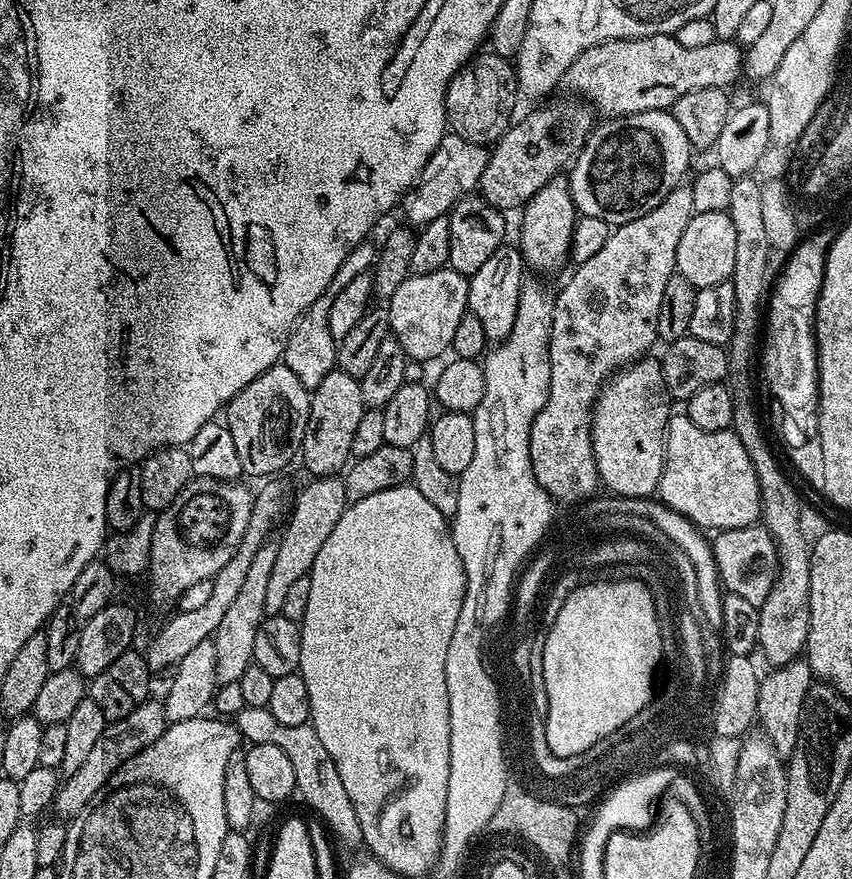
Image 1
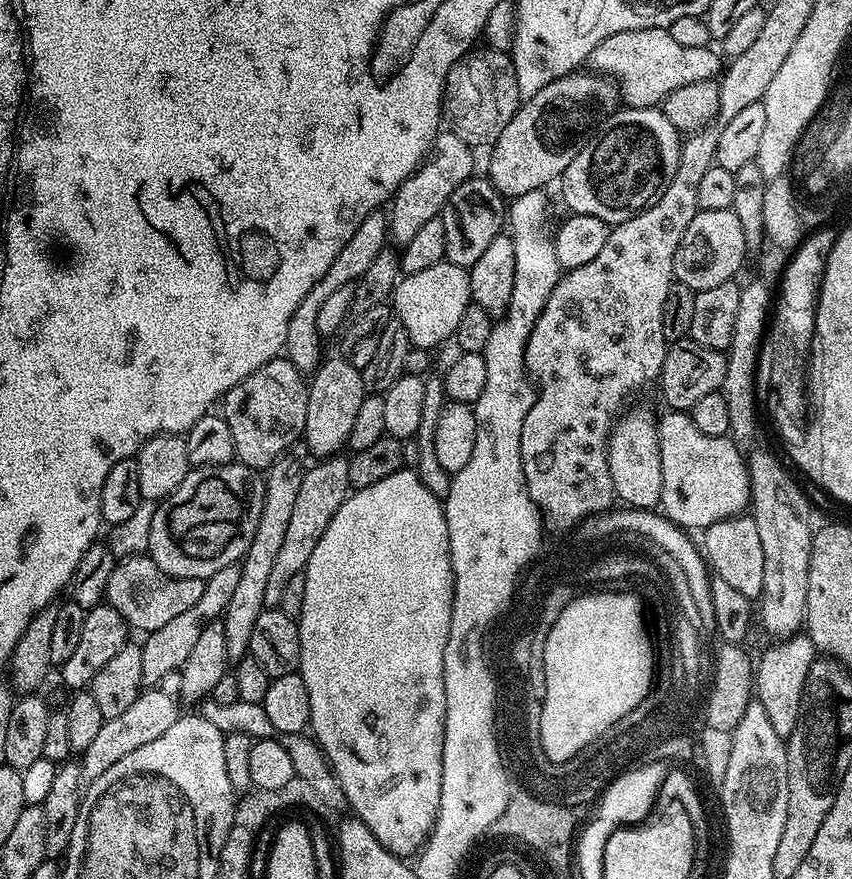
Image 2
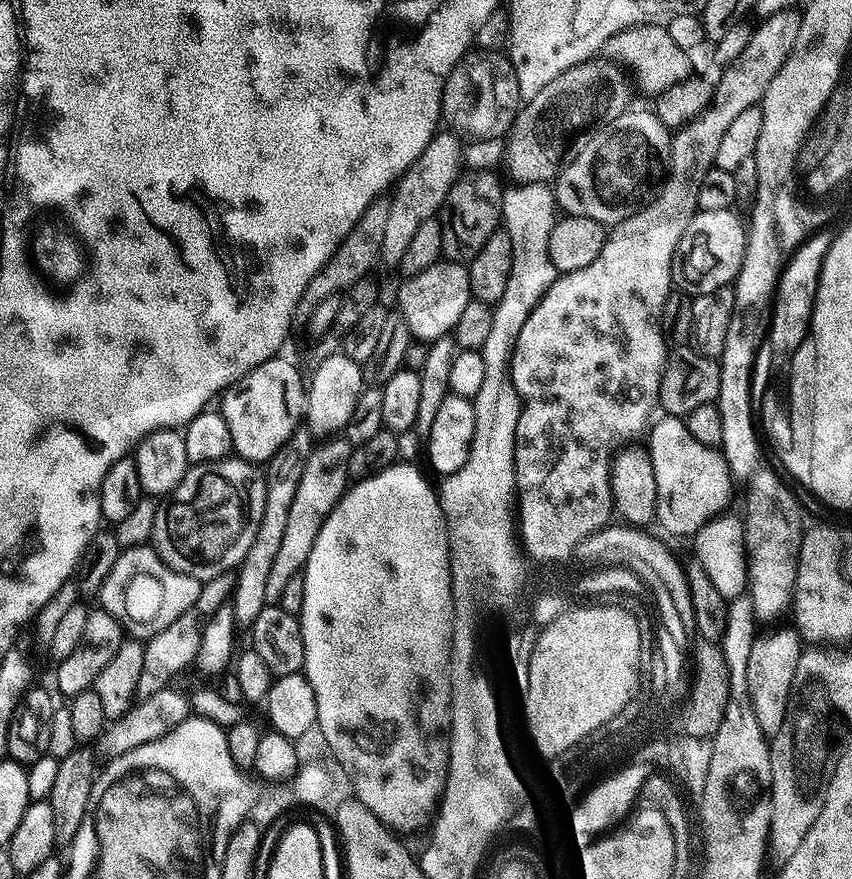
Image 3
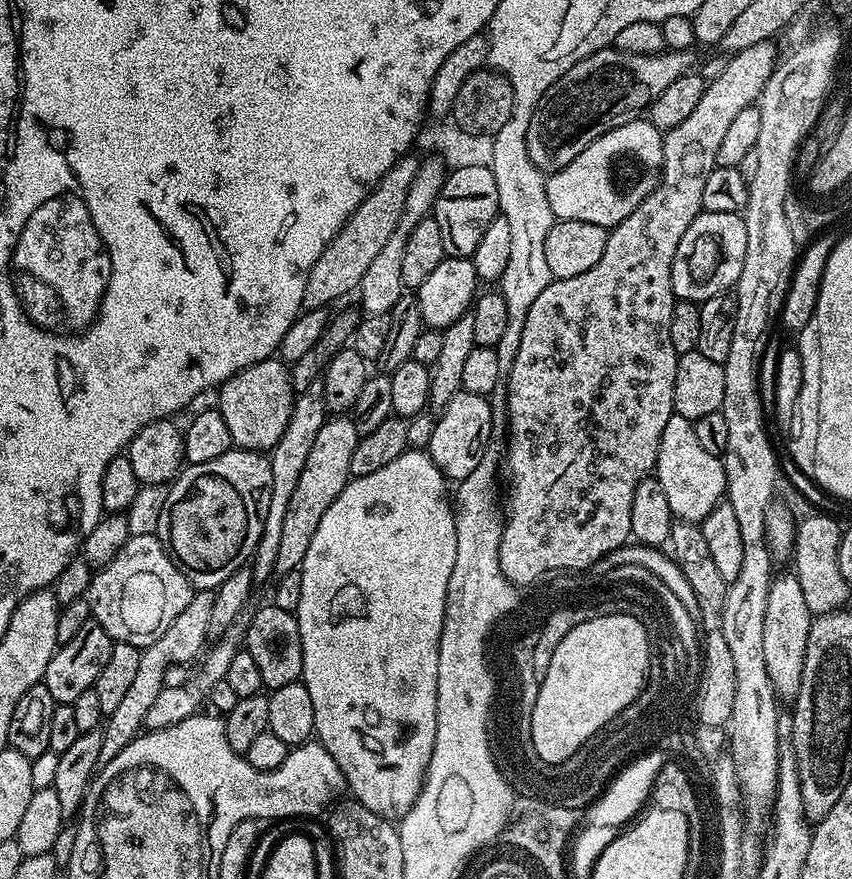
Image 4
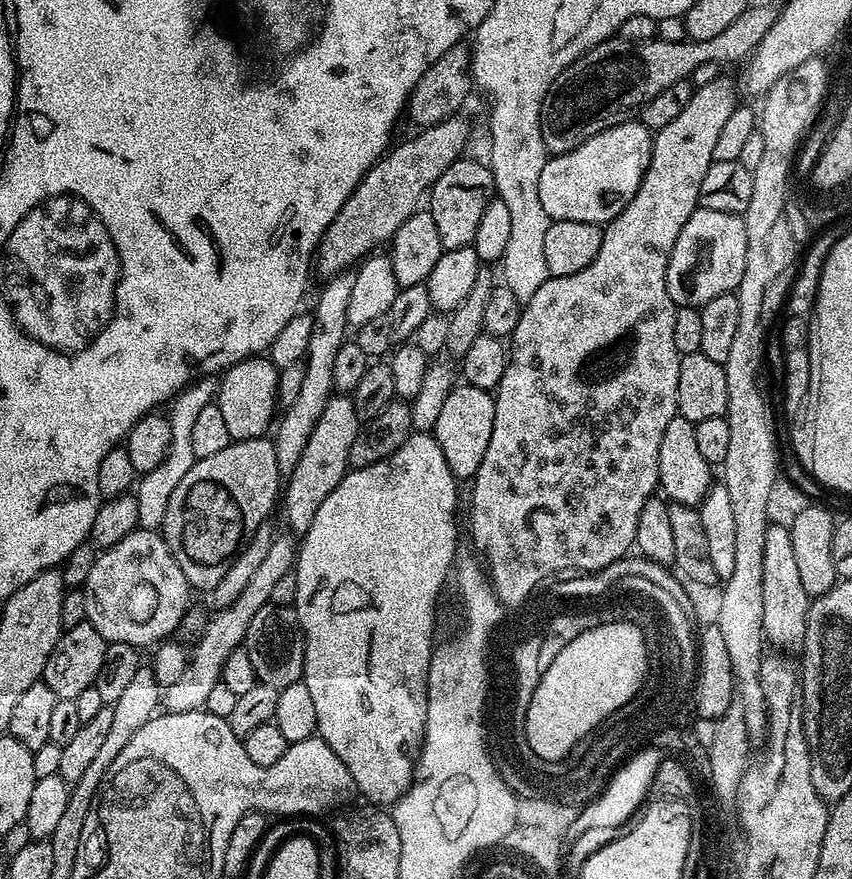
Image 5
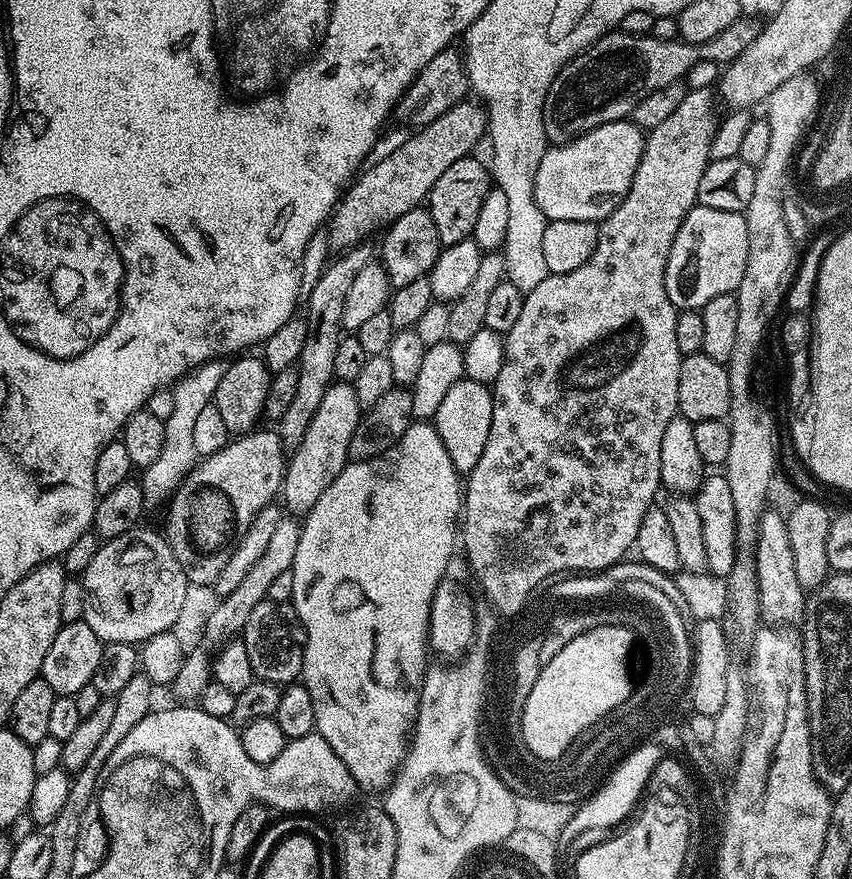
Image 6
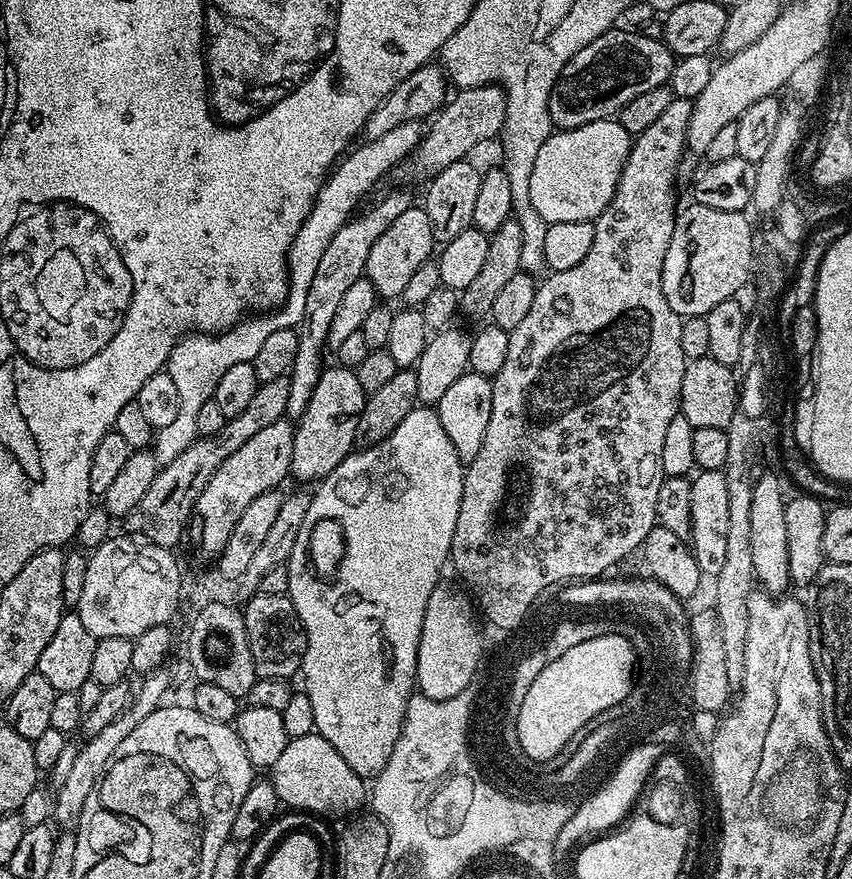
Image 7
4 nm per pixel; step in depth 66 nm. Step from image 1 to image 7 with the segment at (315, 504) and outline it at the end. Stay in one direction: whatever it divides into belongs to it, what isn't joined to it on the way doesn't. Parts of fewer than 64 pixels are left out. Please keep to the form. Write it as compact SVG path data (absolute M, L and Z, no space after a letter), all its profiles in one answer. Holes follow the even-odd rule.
M333 367L321 371L318 386L314 386L310 400L306 402L306 410L294 424L291 475L300 480L323 480L356 444L356 423L364 408L366 391L359 385L351 367Z

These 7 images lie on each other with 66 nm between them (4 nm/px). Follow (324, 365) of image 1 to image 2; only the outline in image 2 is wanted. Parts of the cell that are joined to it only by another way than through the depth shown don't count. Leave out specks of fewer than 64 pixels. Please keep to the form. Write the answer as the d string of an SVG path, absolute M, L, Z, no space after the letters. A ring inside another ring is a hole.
M373 214L366 217L362 226L354 230L354 238L350 238L350 242L346 242L342 250L338 250L338 258L334 258L330 270L326 270L326 274L322 274L322 278L318 278L318 282L310 288L310 294L306 294L302 302L298 302L298 310L294 310L288 327L286 358L301 374L314 373L322 363L322 337L318 330L318 312L322 310L322 302L326 302L326 298L330 298L334 290L342 290L342 286L347 284L355 285L364 272L374 266L374 258L378 258L378 254L385 251L384 239L387 241L389 236L389 221L383 215L380 217L380 214Z

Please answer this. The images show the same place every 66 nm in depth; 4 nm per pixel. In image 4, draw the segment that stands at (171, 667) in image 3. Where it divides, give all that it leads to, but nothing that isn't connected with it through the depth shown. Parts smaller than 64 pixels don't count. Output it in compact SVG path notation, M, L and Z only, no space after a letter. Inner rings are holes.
M193 591L186 610L182 610L182 614L178 614L178 618L174 618L174 622L170 622L166 634L162 634L162 638L158 638L158 642L142 649L134 682L123 696L118 710L107 713L106 723L103 725L104 741L100 755L101 765L110 763L127 744L141 735L146 714L150 714L150 706L158 699L158 694L165 687L166 670L170 670L172 664L191 665L192 659L196 655L197 659L205 651L210 640L210 613L212 613L213 607L214 591Z

